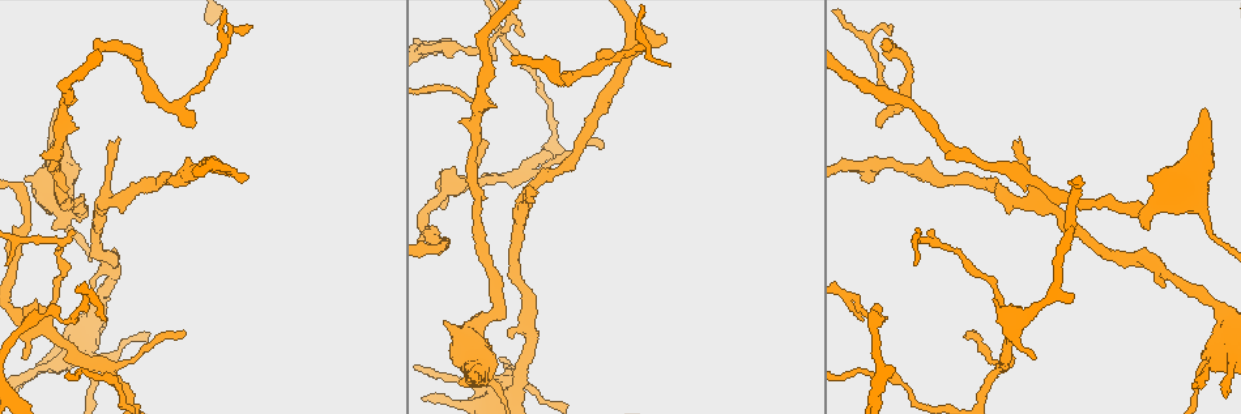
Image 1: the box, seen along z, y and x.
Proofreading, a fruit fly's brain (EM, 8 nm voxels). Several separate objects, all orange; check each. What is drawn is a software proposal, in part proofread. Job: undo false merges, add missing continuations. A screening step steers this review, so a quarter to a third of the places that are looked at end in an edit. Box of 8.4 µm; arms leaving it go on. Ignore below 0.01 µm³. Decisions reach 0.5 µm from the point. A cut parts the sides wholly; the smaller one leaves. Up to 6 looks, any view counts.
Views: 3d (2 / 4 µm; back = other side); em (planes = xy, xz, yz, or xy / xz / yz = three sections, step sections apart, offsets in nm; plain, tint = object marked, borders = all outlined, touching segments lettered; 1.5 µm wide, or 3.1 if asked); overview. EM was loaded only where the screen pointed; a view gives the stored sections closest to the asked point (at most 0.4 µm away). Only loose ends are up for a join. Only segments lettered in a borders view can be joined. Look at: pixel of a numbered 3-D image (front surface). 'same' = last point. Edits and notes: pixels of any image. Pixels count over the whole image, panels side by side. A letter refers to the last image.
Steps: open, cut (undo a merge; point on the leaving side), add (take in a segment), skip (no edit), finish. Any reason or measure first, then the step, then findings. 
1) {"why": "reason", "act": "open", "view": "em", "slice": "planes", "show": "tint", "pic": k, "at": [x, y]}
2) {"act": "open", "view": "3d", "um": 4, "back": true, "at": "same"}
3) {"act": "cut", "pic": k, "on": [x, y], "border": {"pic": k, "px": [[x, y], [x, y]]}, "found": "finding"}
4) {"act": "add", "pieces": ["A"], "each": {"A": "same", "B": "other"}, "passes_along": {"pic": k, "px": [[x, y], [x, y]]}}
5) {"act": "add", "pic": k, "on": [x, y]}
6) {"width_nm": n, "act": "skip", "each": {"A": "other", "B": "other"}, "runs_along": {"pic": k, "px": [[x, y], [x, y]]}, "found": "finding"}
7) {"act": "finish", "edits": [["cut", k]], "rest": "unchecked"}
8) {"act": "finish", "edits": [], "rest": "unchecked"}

{"why": "arms part here", "act": "open", "view": "3d", "um": 4, "pic": 1, "at": [525, 172]}

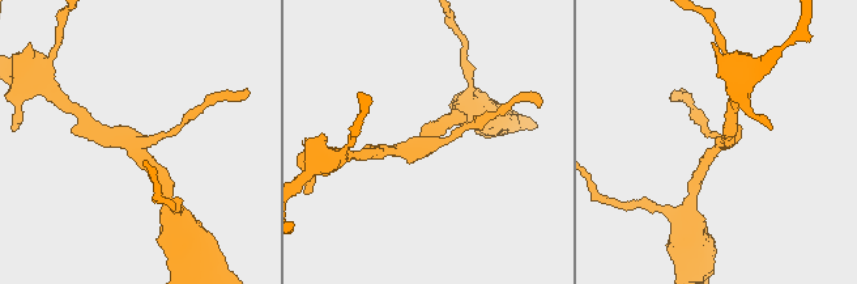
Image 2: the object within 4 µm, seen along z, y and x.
{"arms": 3, "why": "need the tissue", "act": "open", "view": "em", "slice": "xz", "step": 4, "show": "borders", "pic": 2, "at": [430, 143]}

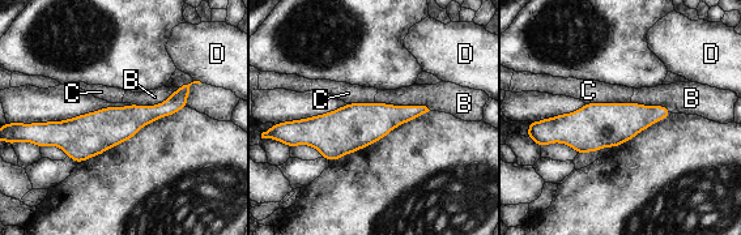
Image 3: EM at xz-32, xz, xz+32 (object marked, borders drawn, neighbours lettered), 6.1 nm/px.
{"act": "skip", "each": {"B": "other", "C": "other", "D": "other"}, "found": "one cell here"}

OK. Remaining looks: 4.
{"why": "free end", "act": "open", "view": "3d", "um": 4, "pic": 1, "at": [866, 175]}

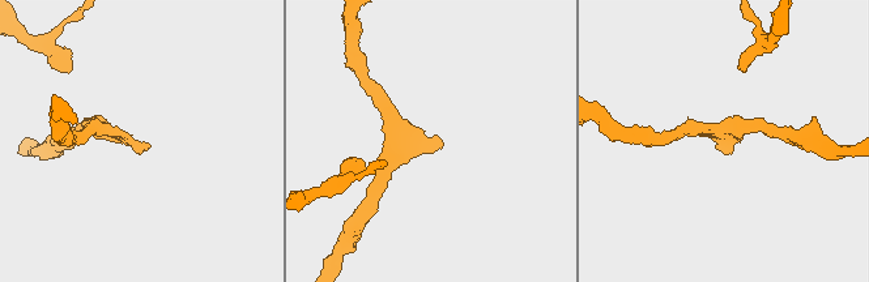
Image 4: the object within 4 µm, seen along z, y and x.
{"act": "open", "view": "em", "slice": "yz", "step": 4, "show": "borders", "pic": 4, "at": [722, 143]}

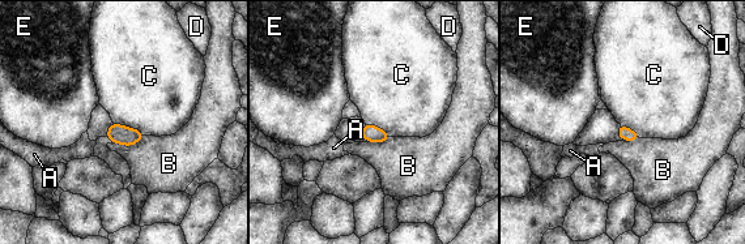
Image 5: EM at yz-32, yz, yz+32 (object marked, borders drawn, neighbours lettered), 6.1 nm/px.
{"width_nm": 100, "act": "skip", "each": {"A": "other", "B": "other", "C": "other", "D": "other", "E": "other"}, "border": {"pic": 5, "px": [[113, 122], [140, 129], [145, 135]]}, "found": "none of them fits"}

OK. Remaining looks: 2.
{"act": "open", "view": "3d", "um": 4, "pic": 1, "at": [883, 39]}

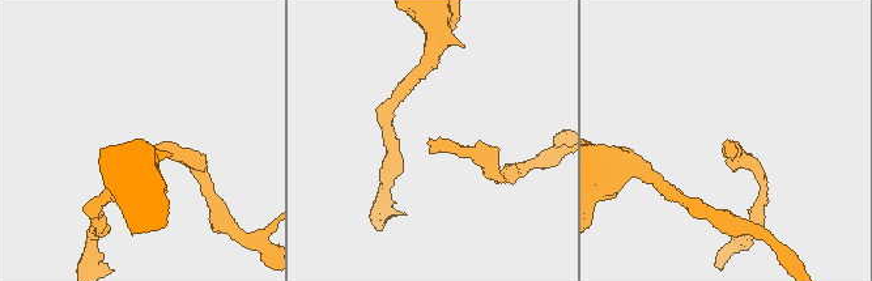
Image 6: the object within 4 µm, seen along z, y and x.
{"why": "shape alone is not enough", "act": "open", "view": "em", "slice": "planes", "show": "borders", "pic": 6, "at": [729, 141]}

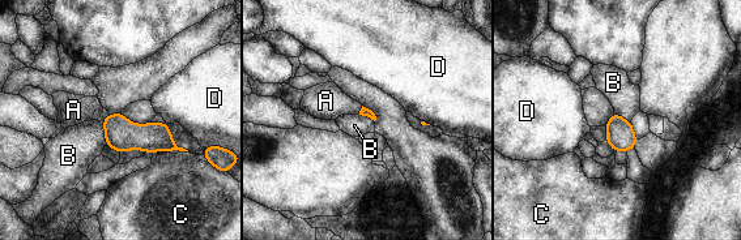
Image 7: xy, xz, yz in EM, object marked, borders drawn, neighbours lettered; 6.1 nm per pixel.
{"longest_contact_nm": ["B", 160], "act": "add", "pieces": ["A"], "each": {"A": "same", "B": "other", "C": "other", "D": "other"}, "passes_along": {"pic": 7, "px": [[363, 111], [361, 110], [326, 101]]}, "found": "it goes on there"}

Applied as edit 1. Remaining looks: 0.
{"act": "finish", "edits": [["add", 7]], "rest": "unchecked"}

